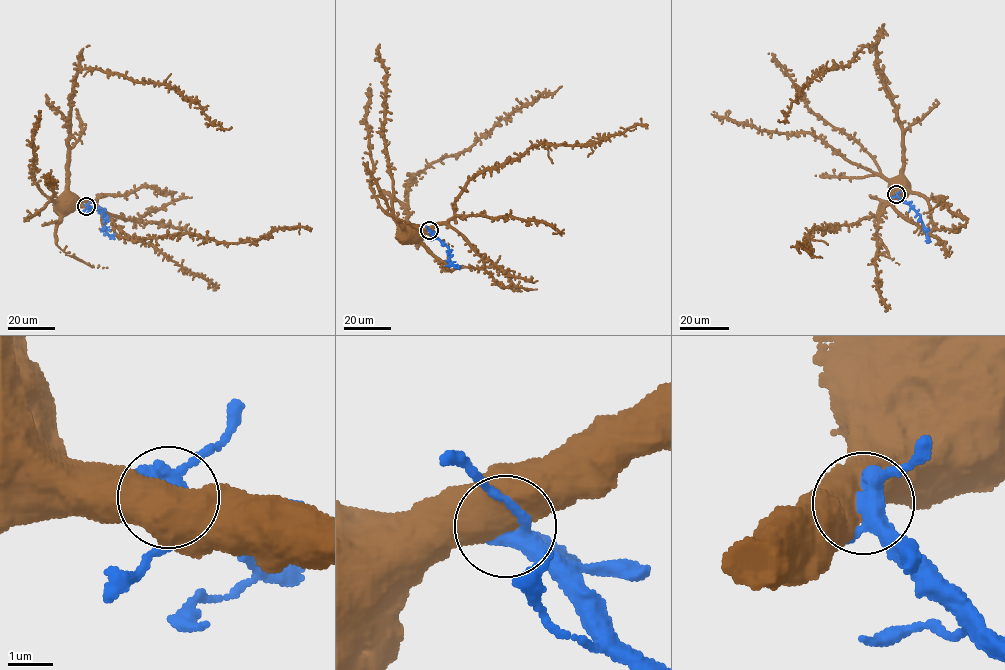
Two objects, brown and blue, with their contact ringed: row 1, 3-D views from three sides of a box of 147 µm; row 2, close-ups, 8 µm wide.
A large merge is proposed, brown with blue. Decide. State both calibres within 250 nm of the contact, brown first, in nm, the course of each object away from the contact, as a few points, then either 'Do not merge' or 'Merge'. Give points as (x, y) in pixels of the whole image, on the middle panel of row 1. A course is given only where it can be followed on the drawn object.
Thickness 800 nm (brown) against 360 nm. Course of brown: (428, 230), (408, 229), (409, 179), (434, 162), (470, 148), (501, 120), (562, 86). Course of blue: (428, 230), (448, 247), (449, 261), (455, 264). Do not merge

